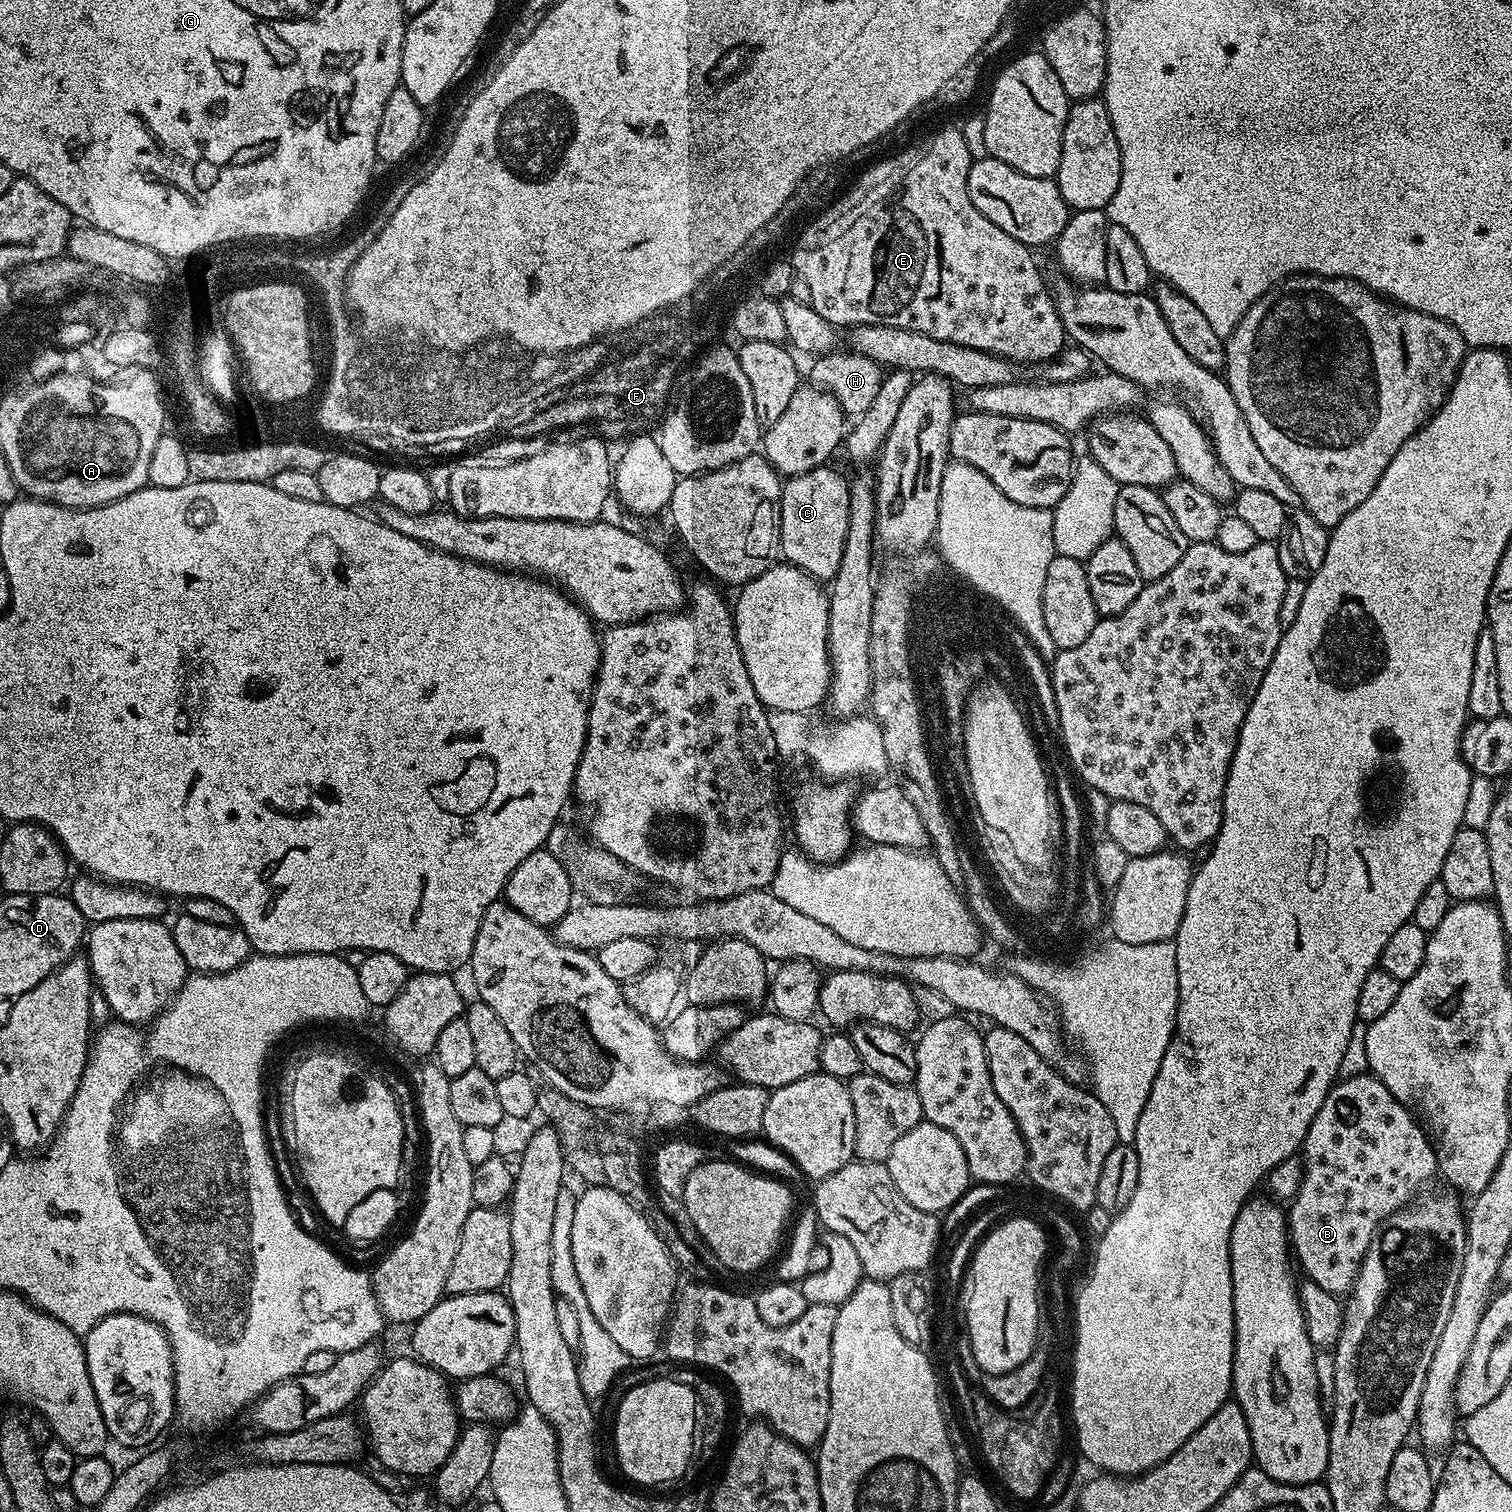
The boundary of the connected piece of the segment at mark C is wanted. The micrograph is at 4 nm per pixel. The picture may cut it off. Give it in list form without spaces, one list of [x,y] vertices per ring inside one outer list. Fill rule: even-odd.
[[[832,466],[789,476],[780,490],[780,556],[821,582],[831,581],[842,562],[850,522],[849,481]]]

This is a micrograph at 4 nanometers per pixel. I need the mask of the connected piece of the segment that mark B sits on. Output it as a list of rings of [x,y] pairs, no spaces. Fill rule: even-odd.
[[[1345,1076],[1333,1084],[1326,1102],[1318,1110],[1302,1145],[1304,1177],[1302,1186],[1287,1209],[1291,1247],[1300,1255],[1303,1275],[1324,1291],[1344,1294],[1351,1289],[1370,1242],[1381,1224],[1414,1197],[1438,1172],[1436,1150],[1431,1139],[1412,1112],[1382,1086],[1377,1076]]]

